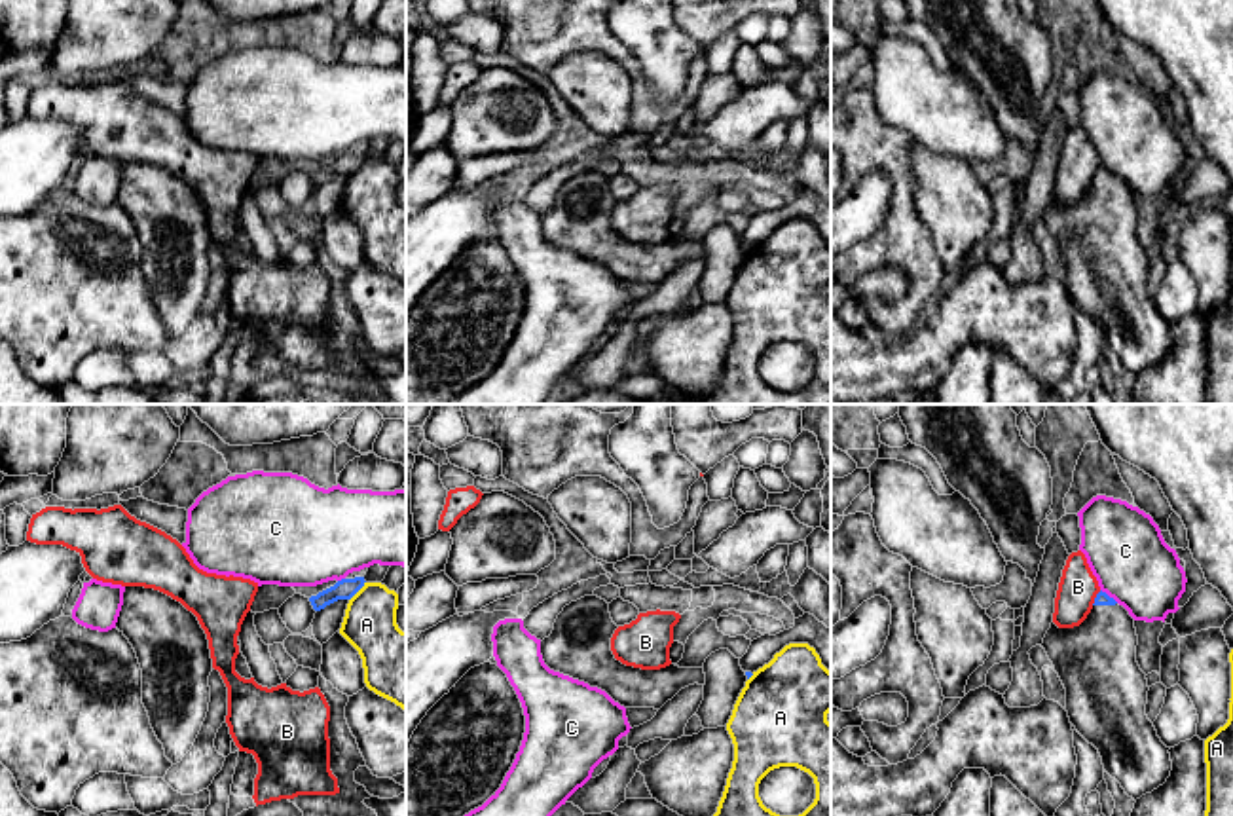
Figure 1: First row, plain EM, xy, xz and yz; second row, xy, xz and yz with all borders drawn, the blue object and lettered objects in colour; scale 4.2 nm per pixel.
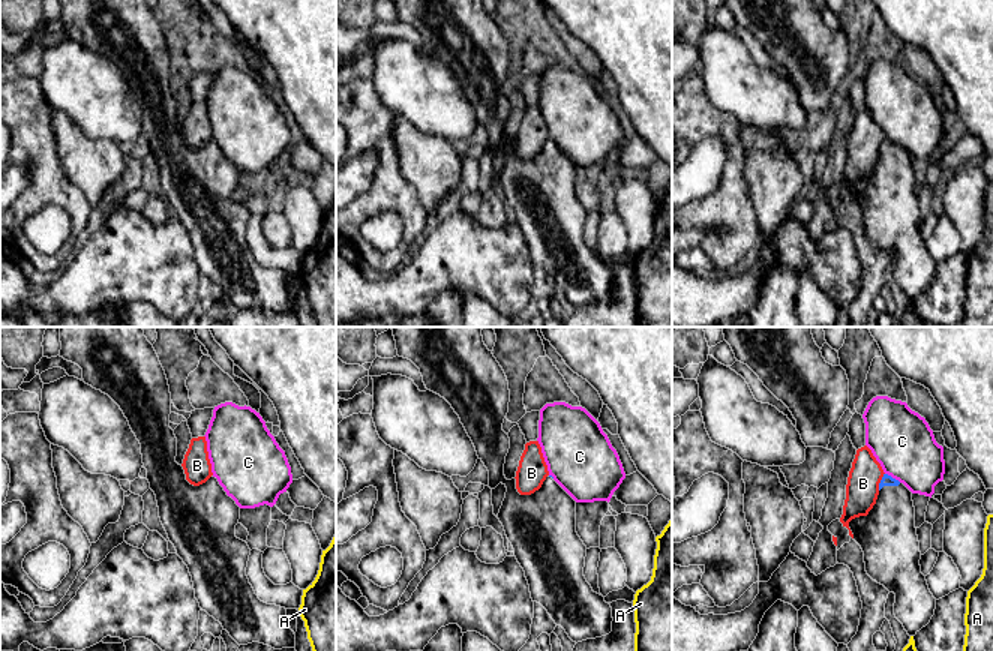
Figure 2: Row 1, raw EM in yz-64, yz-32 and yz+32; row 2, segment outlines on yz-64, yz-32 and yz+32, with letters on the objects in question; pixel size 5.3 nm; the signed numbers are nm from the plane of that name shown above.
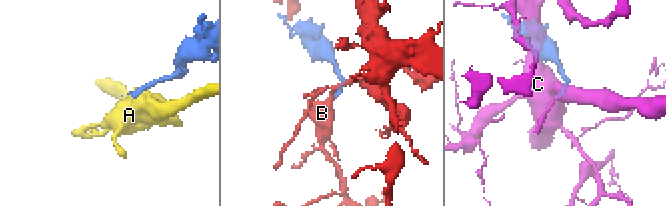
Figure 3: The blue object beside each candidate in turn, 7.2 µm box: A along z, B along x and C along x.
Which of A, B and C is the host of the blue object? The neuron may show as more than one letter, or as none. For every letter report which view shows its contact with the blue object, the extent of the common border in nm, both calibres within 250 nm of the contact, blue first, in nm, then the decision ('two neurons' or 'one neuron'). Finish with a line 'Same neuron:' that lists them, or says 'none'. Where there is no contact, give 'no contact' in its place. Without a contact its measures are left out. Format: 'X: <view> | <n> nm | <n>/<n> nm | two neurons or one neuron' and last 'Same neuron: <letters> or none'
A: xy | 110 nm | 90/220 nm | two neurons
B: yz | 80 nm | 60/170 nm | two neurons
C: yz | 100 nm | 60/340 nm | two neurons
Same neuron: none

